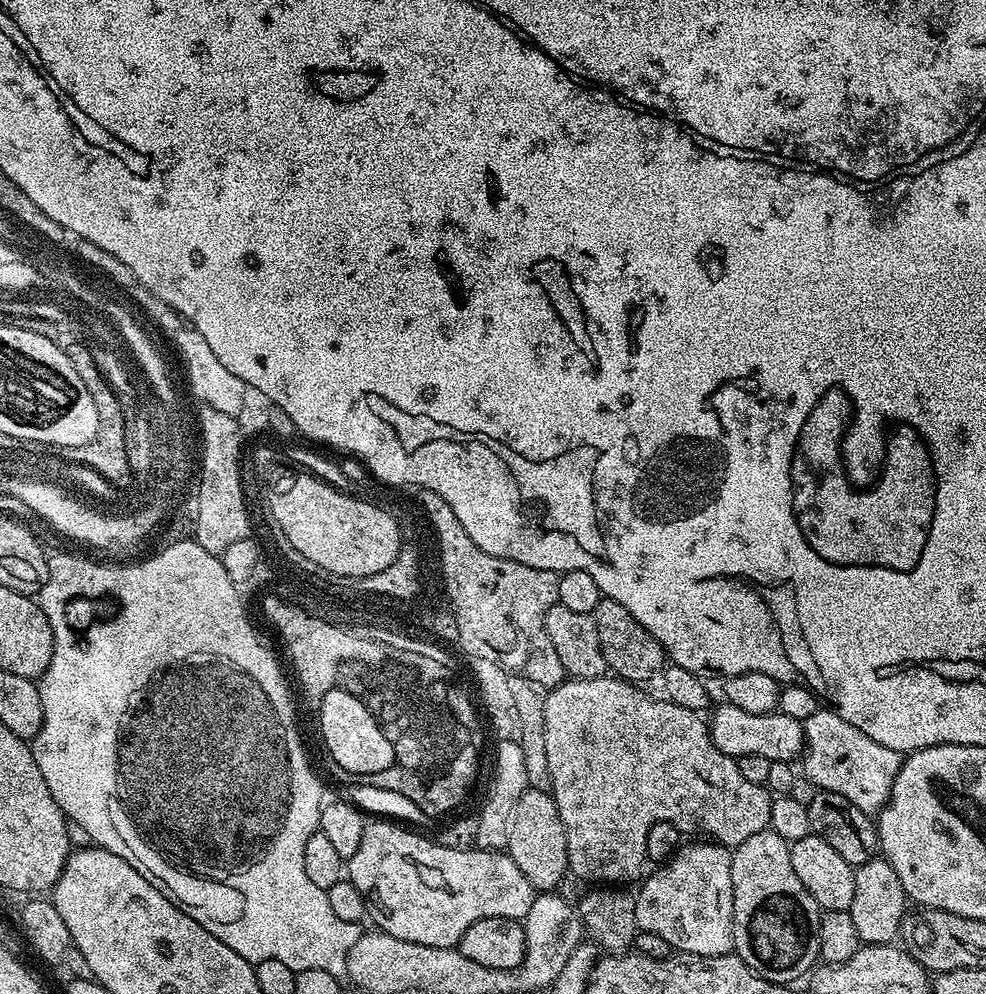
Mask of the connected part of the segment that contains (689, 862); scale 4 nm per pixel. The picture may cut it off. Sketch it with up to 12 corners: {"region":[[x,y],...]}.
{"region":[[692,842],[635,893],[677,953],[733,951],[732,852]]}

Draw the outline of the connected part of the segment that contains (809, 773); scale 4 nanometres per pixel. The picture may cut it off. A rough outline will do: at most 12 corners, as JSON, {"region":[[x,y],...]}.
{"region":[[828,706],[802,723],[803,775],[879,814],[901,753]]}

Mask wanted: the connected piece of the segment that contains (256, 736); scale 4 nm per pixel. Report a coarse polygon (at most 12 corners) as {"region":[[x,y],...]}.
{"region":[[219,555],[48,557],[34,762],[253,965],[347,977]]}

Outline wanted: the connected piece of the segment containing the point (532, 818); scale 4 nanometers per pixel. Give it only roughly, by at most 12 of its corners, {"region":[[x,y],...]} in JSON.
{"region":[[529,786],[506,855],[537,893],[569,875],[566,826],[551,791]]}

